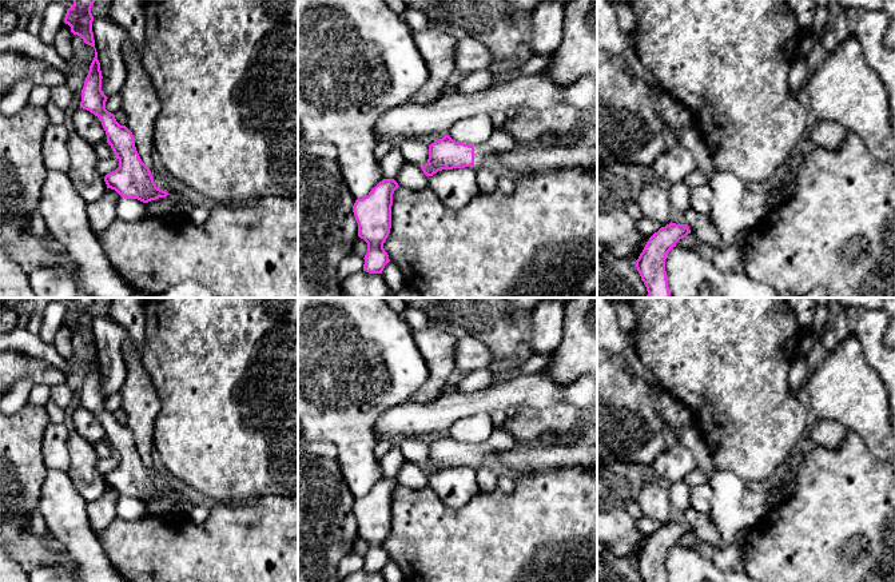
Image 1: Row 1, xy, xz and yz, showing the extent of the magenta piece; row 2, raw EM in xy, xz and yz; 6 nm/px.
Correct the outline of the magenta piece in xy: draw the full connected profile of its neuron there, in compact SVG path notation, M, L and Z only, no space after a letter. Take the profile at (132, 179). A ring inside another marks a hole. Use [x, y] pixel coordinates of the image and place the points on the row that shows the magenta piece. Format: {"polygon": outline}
{"polygon": "M73 0L73 5L67 9L64 23L71 27L71 32L73 35L80 36L85 44L91 45L95 49L95 57L90 65L84 87L81 89L80 108L90 111L100 119L107 135L107 143L111 146L115 156L119 159L119 167L115 171L107 174L104 176L104 182L107 184L107 188L115 190L122 198L138 199L143 203L148 203L159 198L166 198L168 192L156 187L148 166L142 162L135 147L132 132L126 125L120 125L116 121L115 115L106 109L106 101L108 97L102 91L103 76L92 32L94 16L91 13L91 8L95 1L96 0Z"}

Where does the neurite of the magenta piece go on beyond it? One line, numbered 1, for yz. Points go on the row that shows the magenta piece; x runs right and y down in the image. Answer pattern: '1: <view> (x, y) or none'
1: none

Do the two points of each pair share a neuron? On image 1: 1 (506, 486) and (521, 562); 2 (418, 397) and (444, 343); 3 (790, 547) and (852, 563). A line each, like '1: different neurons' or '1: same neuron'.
1: different neurons
2: same neuron
3: same neuron

